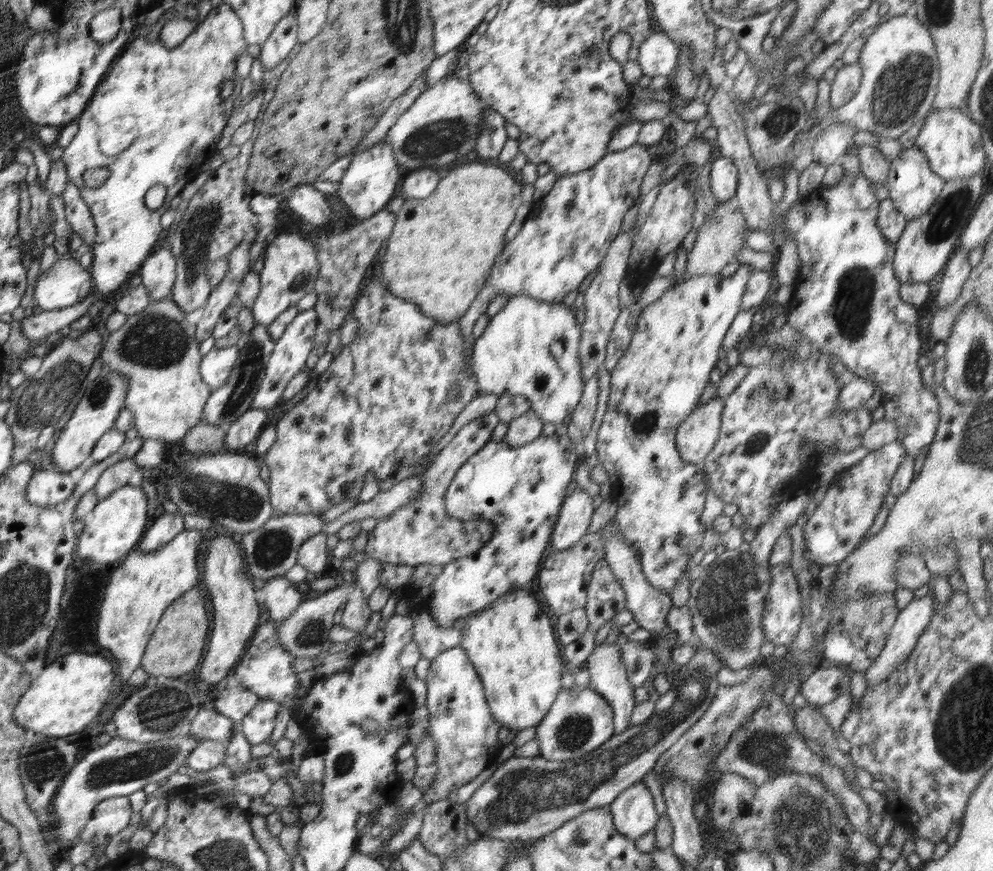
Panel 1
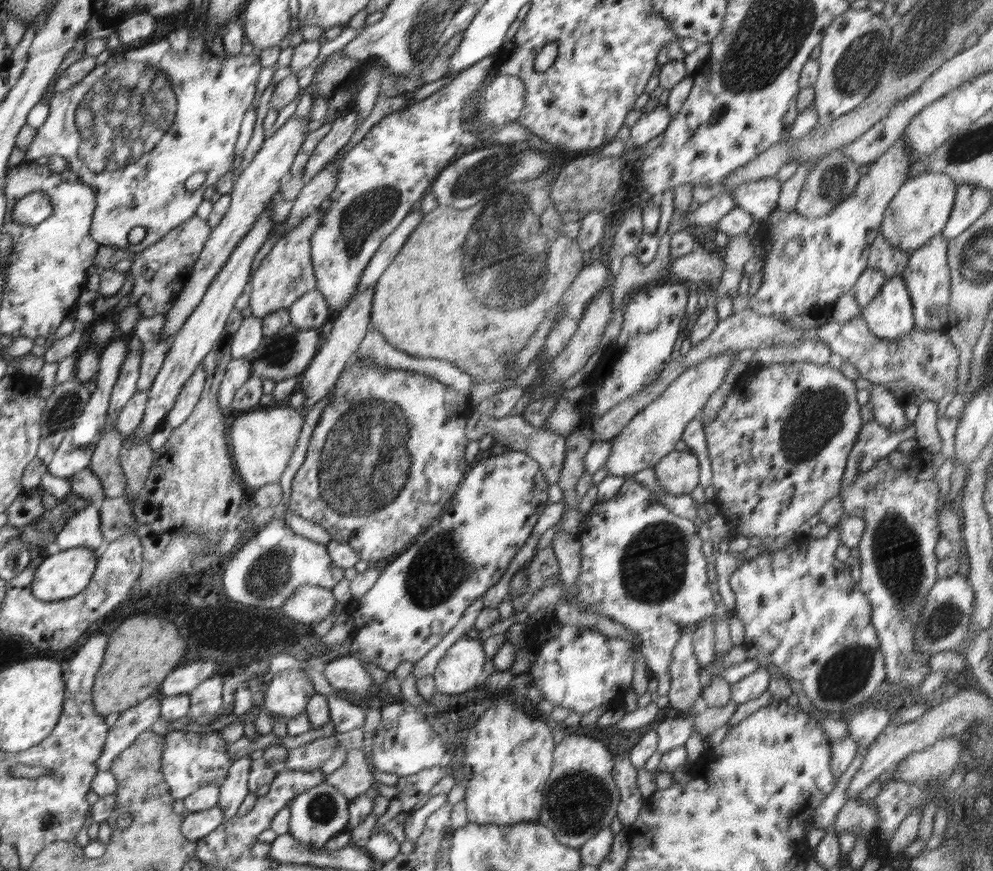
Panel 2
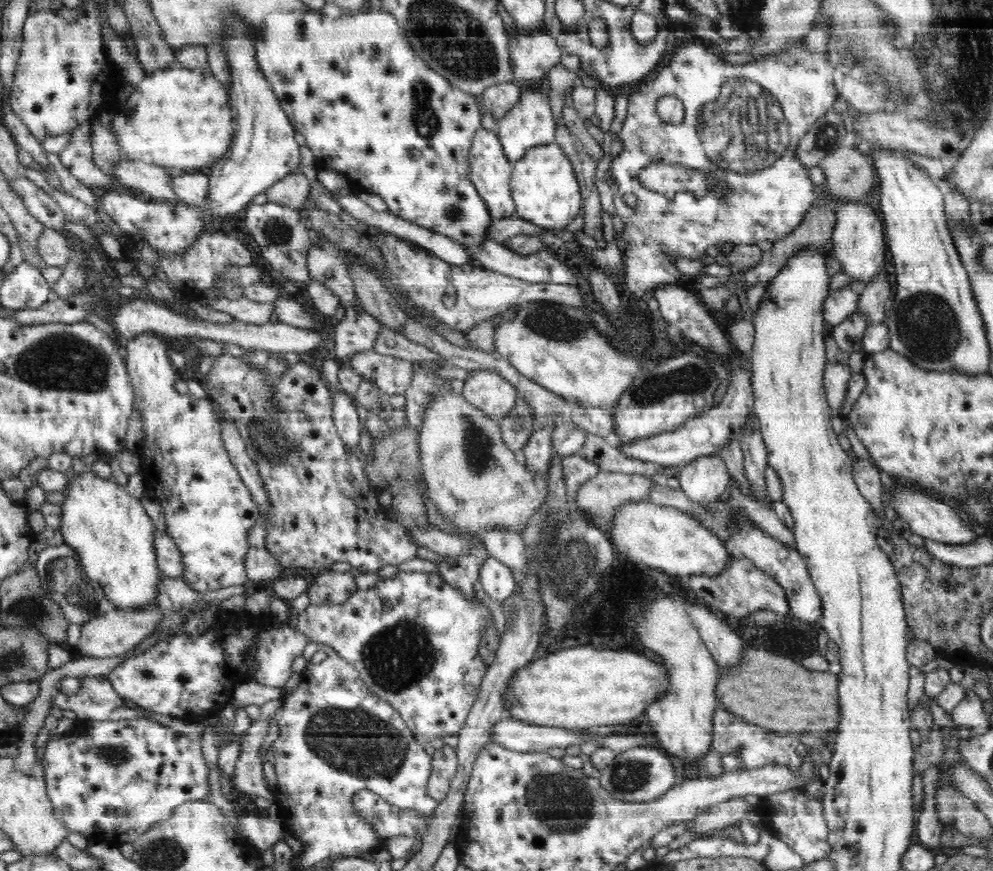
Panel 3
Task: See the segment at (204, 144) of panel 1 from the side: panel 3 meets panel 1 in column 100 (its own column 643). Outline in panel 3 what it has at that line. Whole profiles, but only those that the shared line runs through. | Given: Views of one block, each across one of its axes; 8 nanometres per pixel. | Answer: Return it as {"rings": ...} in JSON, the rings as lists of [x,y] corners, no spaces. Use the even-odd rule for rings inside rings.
{"rings":[[[688,42],[684,46],[678,46],[678,52],[671,54],[668,64],[664,64],[664,68],[660,68],[660,72],[656,73],[656,76],[652,76],[652,80],[648,80],[646,84],[640,84],[640,88],[632,88],[632,94],[629,96],[628,114],[624,124],[622,124],[622,130],[618,134],[620,140],[623,142],[623,150],[612,161],[611,174],[616,179],[616,188],[613,190],[614,194],[614,206],[616,208],[617,215],[622,218],[624,222],[623,240],[621,242],[623,249],[623,263],[622,263],[622,282],[626,284],[627,291],[632,294],[636,294],[638,298],[642,296],[642,292],[649,290],[650,292],[660,285],[672,285],[679,283],[681,276],[680,270],[676,267],[674,260],[676,258],[696,259],[701,261],[702,258],[706,258],[709,253],[714,252],[714,248],[720,242],[733,242],[734,244],[757,244],[762,240],[777,241],[784,238],[787,234],[790,234],[794,228],[804,220],[807,213],[813,211],[813,205],[816,198],[819,198],[820,186],[816,185],[807,173],[804,166],[799,166],[794,153],[796,148],[804,136],[812,129],[812,126],[823,117],[828,109],[834,108],[839,93],[835,88],[834,72],[835,66],[828,60],[828,56],[825,56],[824,52],[818,52],[812,54],[810,50],[806,49],[804,42],[798,42],[798,44],[792,44],[790,48],[784,49],[784,52],[776,52],[776,54],[770,54],[766,56],[764,60],[758,60],[758,62],[747,64],[728,64],[724,60],[719,58],[719,52],[714,48],[706,48],[704,44],[694,44],[694,42]],[[662,96],[676,96],[680,98],[684,104],[685,116],[684,120],[680,124],[669,124],[663,122],[662,118],[656,111],[656,102],[658,98]],[[652,163],[666,163],[666,164],[680,164],[688,168],[695,168],[696,170],[702,170],[714,174],[717,179],[716,187],[718,190],[712,190],[704,196],[695,196],[690,193],[676,192],[672,198],[664,197],[658,192],[653,192],[648,188],[645,188],[638,179],[638,173],[642,168],[646,168]]]}

